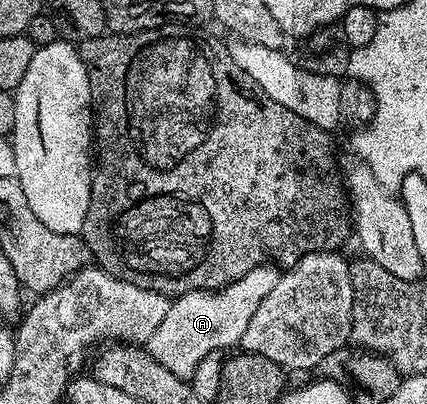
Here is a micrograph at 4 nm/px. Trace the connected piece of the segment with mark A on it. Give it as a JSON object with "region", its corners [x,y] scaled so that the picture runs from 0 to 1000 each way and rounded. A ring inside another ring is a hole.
{"region":[[[616,653],[585,668],[585,678],[567,678],[567,688],[527,713],[492,723],[438,723],[410,735],[396,750],[389,787],[379,787],[370,817],[351,827],[342,854],[347,874],[379,896],[379,906],[389,906],[398,926],[417,926],[417,936],[447,943],[450,928],[466,916],[468,899],[494,871],[506,871],[513,861],[543,866],[560,854],[604,757],[614,757],[618,740],[649,720],[658,681],[653,661]]]}

